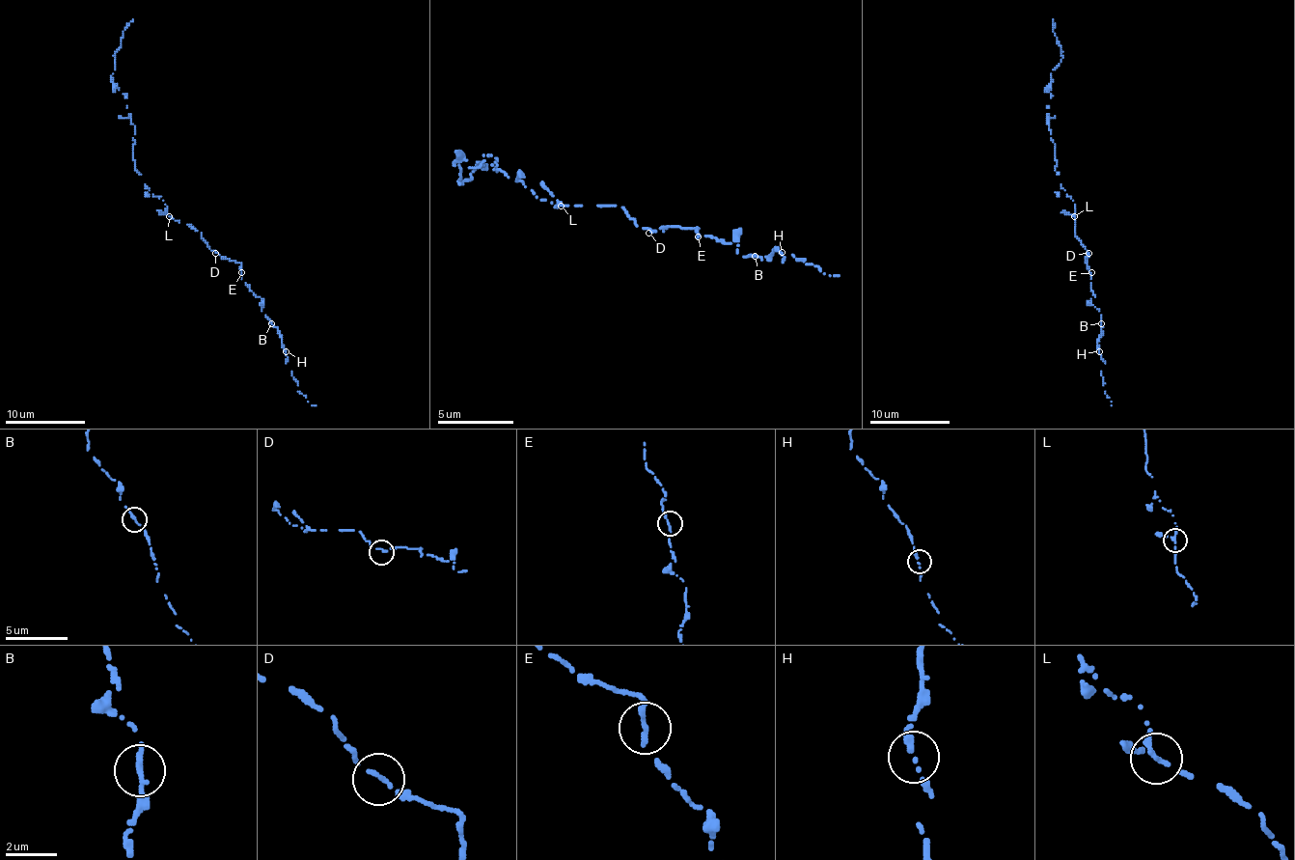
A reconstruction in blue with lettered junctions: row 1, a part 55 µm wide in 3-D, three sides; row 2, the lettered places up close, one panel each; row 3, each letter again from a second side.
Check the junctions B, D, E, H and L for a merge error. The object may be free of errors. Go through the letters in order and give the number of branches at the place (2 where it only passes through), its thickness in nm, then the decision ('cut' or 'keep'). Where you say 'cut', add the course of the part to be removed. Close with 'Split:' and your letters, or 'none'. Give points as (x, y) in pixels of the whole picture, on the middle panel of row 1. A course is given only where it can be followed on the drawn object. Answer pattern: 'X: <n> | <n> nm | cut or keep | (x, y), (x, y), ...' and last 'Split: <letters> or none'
B: 2 | 200 nm | keep
D: 2 | 160 nm | keep
E: 2 | 200 nm | keep
H: 2 | 190 nm | keep
L: 2 | 200 nm | cut | (562, 207), (494, 168), (498, 157), (453, 161), (459, 165), (459, 183), (475, 165), (494, 165)
Split: L

